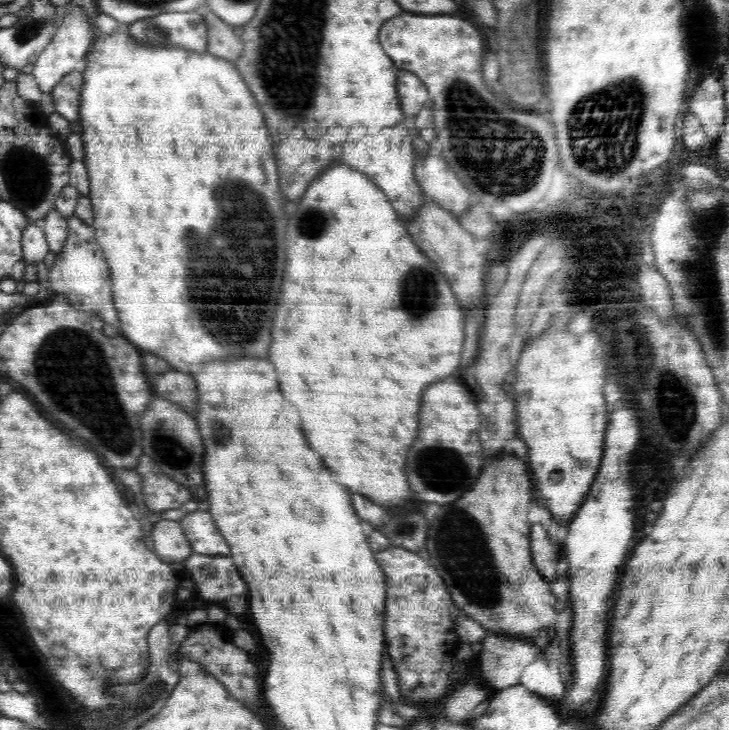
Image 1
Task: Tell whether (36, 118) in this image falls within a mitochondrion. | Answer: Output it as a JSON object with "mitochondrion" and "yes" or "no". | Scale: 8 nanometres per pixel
{"mitochondrion":"no"}

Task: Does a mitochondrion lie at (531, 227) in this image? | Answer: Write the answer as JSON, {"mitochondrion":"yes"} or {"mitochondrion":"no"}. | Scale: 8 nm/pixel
{"mitochondrion":"no"}

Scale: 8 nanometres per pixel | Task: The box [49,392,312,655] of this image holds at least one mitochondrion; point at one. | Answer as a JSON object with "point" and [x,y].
{"point":[170,448]}

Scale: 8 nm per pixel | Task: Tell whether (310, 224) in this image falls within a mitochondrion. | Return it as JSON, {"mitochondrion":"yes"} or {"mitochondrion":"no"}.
{"mitochondrion":"yes"}

